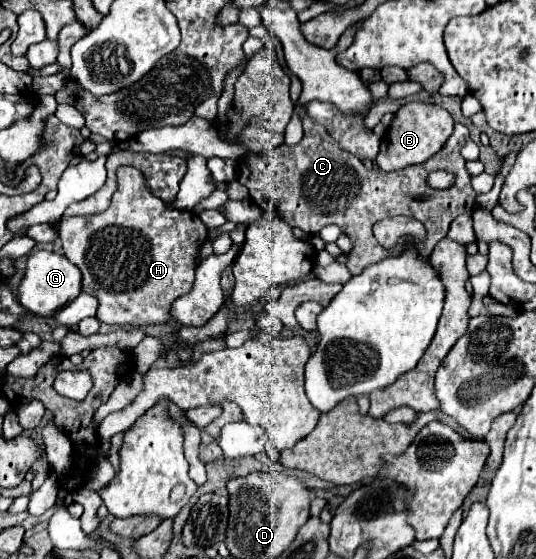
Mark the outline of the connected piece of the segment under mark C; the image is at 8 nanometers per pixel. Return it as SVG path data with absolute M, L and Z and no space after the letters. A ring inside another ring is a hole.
M299 111L303 119L303 139L301 143L287 147L281 145L267 153L247 153L241 165L249 165L247 177L243 177L245 187L249 189L251 199L265 209L271 209L289 225L307 231L309 235L317 233L327 223L337 223L345 235L355 241L353 251L349 253L349 271L359 275L365 267L375 265L391 255L373 237L371 227L387 217L407 215L421 221L427 229L427 239L417 245L419 257L429 259L437 241L447 235L449 223L461 213L473 213L477 193L471 187L471 175L465 169L465 159L459 155L461 145L469 139L469 129L461 123L455 123L455 129L443 149L433 155L425 165L411 165L401 171L381 171L381 169L365 169L365 165L343 151L323 127L315 125L305 111ZM433 171L449 171L455 175L455 181L449 189L433 189L427 183L429 173Z

